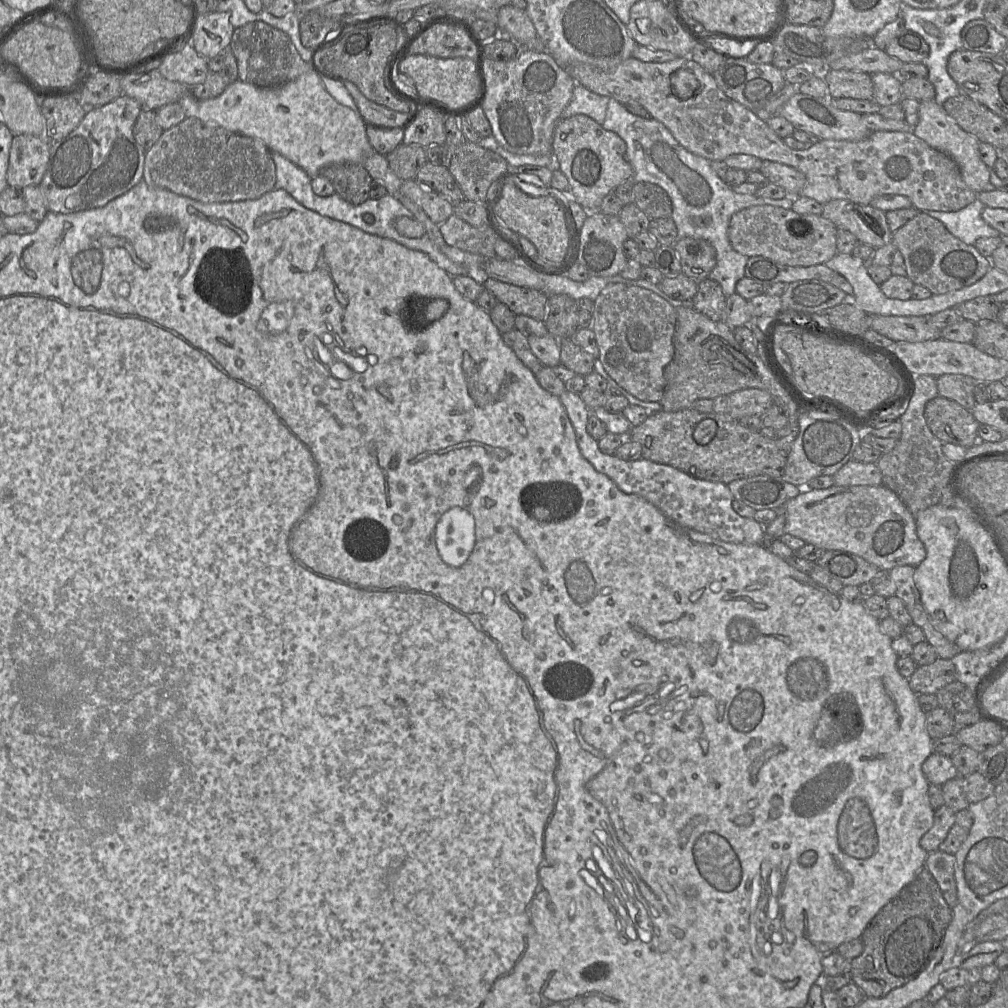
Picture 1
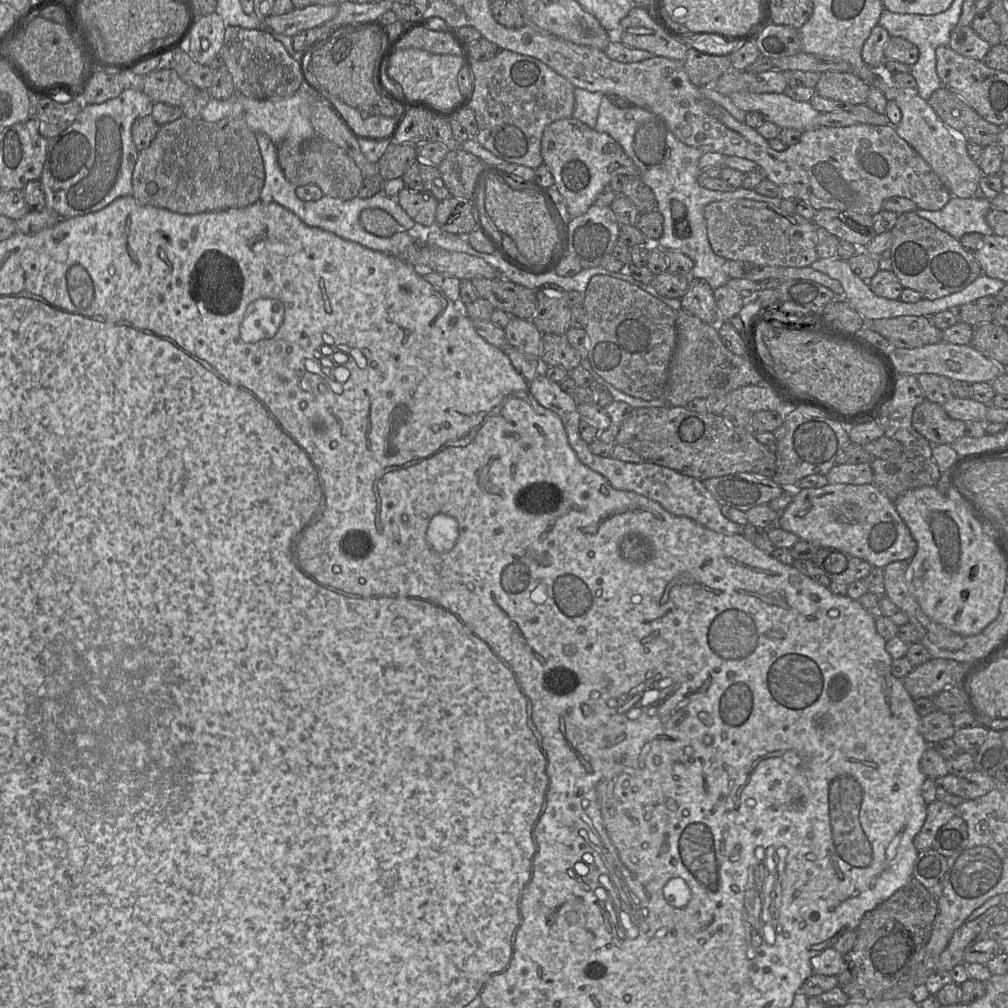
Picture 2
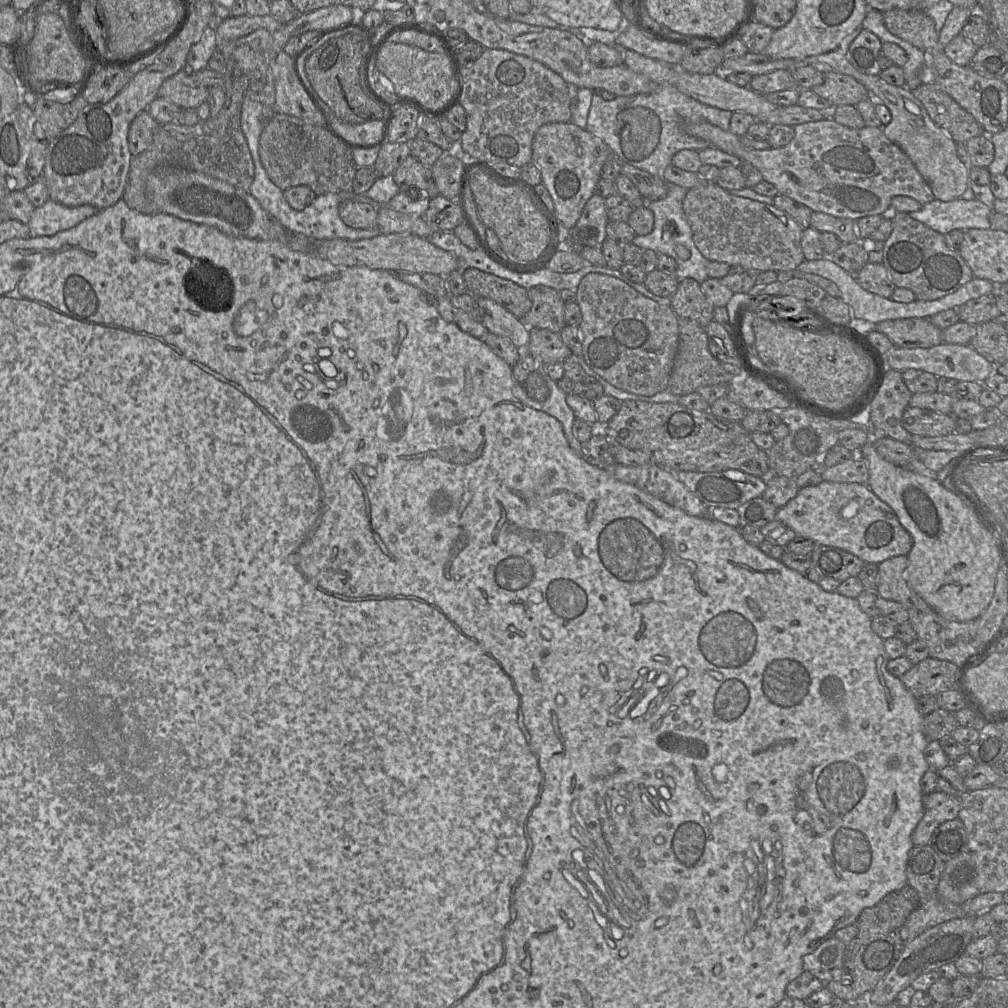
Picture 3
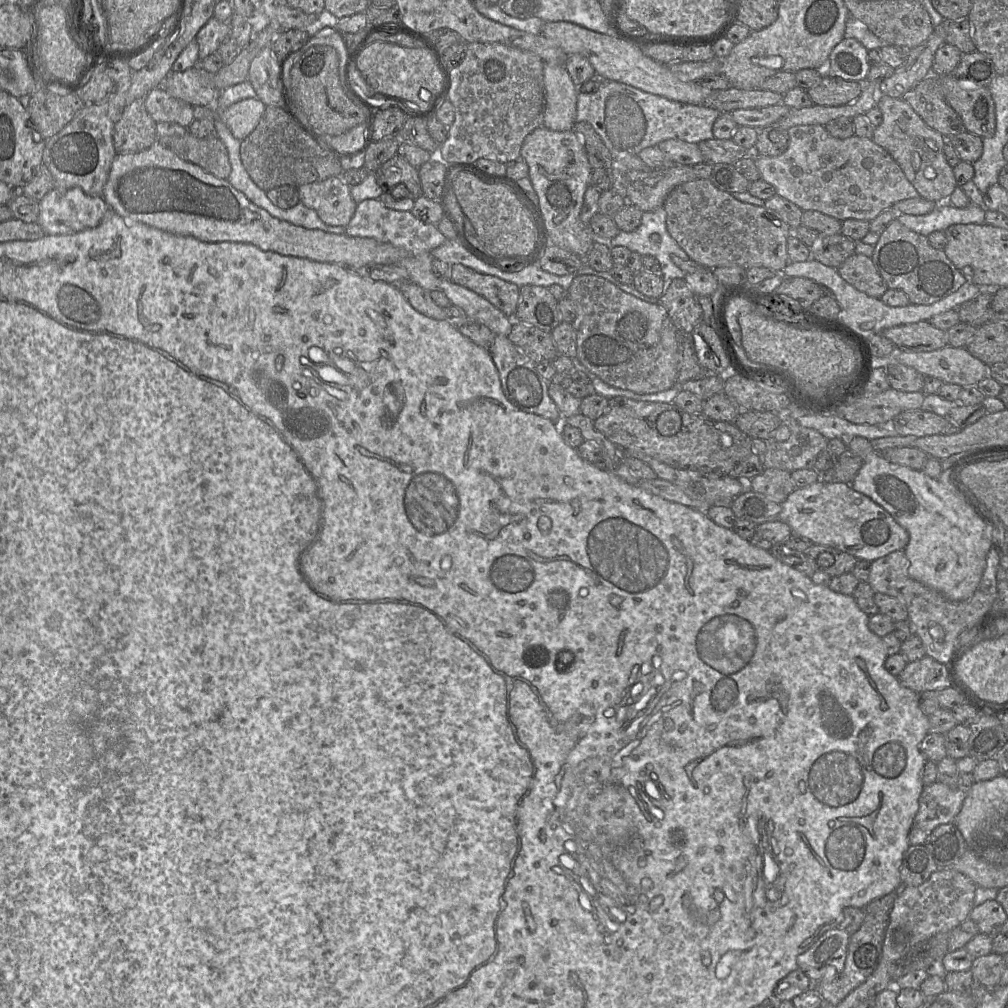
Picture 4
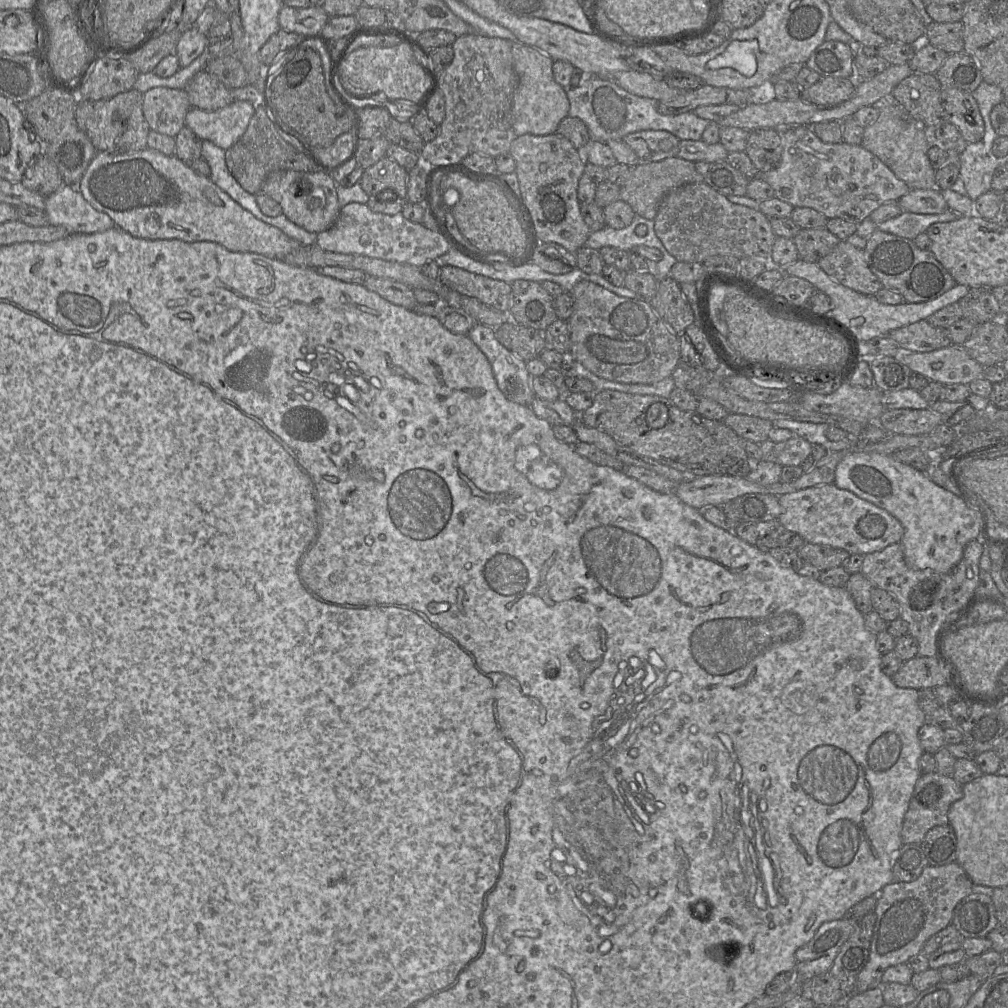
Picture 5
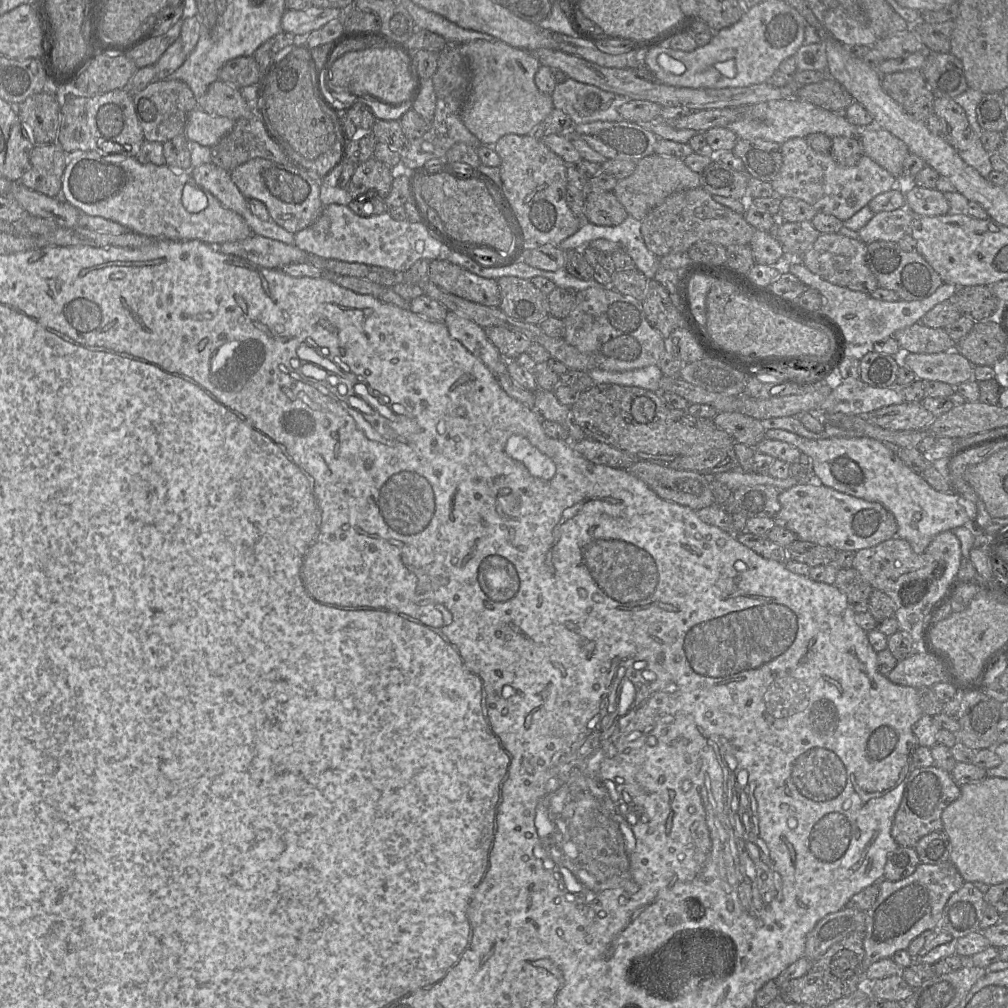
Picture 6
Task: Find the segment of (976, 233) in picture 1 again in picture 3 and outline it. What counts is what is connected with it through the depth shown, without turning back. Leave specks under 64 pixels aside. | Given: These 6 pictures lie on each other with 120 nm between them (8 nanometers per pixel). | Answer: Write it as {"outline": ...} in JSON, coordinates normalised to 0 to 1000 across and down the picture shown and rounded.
{"outline":[[[927,197],[902,214],[925,228],[938,233],[944,228],[982,227],[982,214],[986,209],[969,197],[933,199]]]}

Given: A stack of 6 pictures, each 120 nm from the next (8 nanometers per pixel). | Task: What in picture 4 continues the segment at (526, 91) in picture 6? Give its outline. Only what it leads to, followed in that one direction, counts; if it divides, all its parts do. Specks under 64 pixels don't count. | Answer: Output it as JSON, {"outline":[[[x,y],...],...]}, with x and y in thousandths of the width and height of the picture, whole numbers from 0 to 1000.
{"outline":[[[541,63],[541,105],[538,125],[554,131],[567,129],[572,113],[572,84],[559,65]]]}

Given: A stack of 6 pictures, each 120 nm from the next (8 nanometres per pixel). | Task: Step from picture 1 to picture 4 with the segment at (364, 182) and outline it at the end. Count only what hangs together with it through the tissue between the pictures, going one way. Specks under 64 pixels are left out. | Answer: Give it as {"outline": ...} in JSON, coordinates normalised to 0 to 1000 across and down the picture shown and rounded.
{"outline":[[[264,105],[254,127],[242,139],[238,139],[238,158],[249,179],[260,188],[300,184],[320,180],[328,176],[338,176],[340,168],[338,155],[320,143],[317,137],[305,130],[286,110],[285,107]]]}

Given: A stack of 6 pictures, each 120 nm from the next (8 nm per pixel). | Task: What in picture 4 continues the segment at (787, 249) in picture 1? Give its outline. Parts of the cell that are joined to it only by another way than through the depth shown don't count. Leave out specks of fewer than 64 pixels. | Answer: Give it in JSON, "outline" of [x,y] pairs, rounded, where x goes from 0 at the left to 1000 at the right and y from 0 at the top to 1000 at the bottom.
{"outline":[[[691,177],[670,186],[659,199],[665,234],[691,262],[701,266],[759,265],[776,271],[783,261],[781,238],[785,225],[759,205],[738,201],[712,188],[703,178]]]}

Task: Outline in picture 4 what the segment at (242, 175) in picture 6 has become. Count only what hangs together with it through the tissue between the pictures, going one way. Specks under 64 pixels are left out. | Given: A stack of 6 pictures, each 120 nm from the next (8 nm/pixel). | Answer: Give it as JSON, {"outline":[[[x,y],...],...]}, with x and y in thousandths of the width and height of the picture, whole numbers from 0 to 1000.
{"outline":[[[339,176],[300,184],[296,190],[298,201],[313,208],[316,216],[327,224],[343,225],[355,203]]]}

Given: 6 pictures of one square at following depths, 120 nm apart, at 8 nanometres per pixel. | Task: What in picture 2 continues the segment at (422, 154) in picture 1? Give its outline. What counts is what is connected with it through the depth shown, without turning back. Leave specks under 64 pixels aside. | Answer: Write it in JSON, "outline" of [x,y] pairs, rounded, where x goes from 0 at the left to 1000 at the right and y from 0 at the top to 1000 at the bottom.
{"outline":[[[389,140],[374,161],[376,175],[382,180],[399,176],[414,156],[413,144]]]}

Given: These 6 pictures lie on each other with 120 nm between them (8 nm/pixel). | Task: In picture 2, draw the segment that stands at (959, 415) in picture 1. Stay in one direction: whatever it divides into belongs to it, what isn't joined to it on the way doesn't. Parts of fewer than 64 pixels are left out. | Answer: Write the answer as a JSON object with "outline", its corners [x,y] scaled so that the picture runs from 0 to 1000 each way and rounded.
{"outline":[[[919,396],[907,406],[905,423],[925,441],[943,441],[958,427],[956,418],[943,415],[933,401]]]}

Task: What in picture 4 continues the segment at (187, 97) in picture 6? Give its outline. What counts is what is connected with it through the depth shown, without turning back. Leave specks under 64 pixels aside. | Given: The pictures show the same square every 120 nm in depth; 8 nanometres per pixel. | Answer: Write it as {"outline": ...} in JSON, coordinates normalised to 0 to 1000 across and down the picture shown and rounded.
{"outline":[[[160,86],[151,88],[144,95],[145,109],[157,121],[172,121],[187,126],[192,117],[191,105],[172,96]]]}

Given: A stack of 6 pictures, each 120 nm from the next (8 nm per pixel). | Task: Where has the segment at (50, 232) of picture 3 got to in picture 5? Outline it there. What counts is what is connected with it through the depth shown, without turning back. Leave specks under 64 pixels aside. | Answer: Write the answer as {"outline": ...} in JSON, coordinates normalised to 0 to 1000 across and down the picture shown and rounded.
{"outline":[[[64,182],[46,195],[44,210],[49,222],[64,225],[70,232],[98,231],[115,225],[105,211],[90,204],[74,185]]]}

